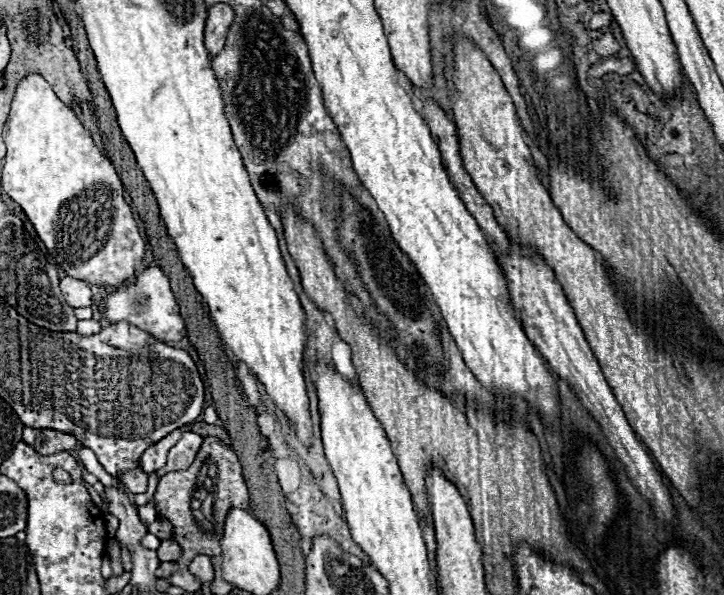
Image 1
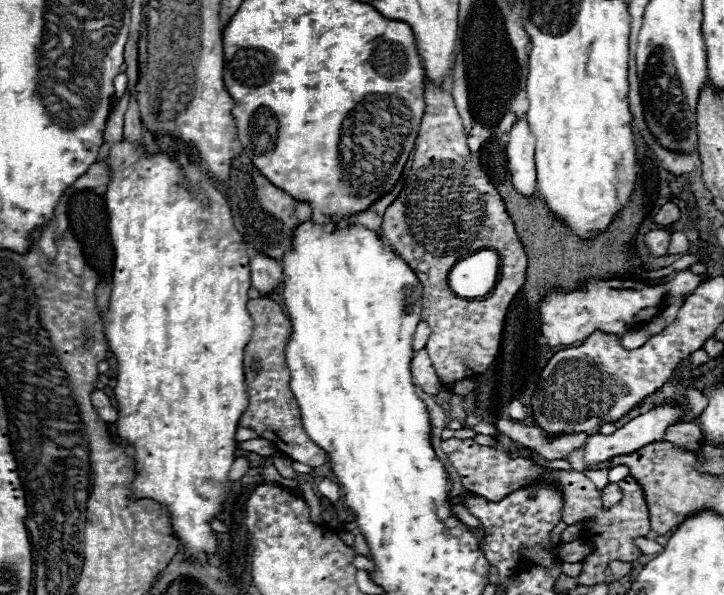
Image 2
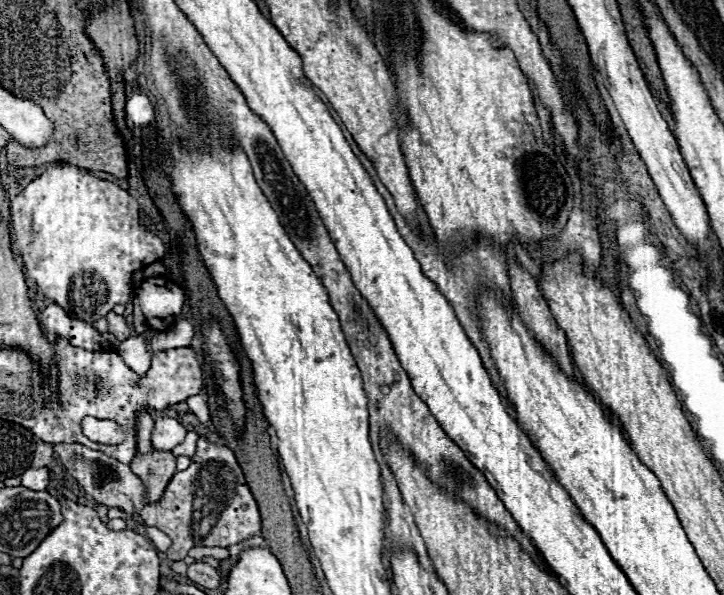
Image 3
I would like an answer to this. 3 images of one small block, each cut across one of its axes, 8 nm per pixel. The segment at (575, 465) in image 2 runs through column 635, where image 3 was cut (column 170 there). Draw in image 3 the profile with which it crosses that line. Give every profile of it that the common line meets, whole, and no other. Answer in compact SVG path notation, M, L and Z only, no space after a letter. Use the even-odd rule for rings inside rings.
M156 416L154 420L154 434L152 434L152 444L156 450L174 450L178 444L184 442L184 436L186 436L186 428L174 420L174 418L162 418L162 416Z

